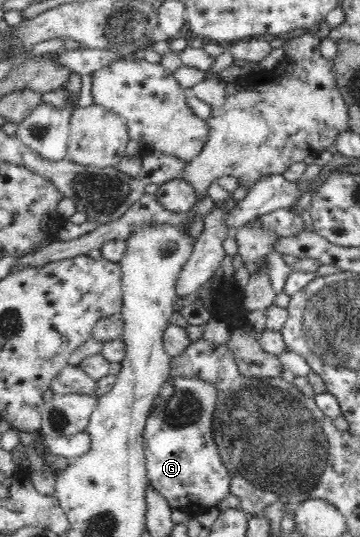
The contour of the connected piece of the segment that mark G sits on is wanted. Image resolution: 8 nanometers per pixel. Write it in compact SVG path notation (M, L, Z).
M177 376L163 386L146 421L143 431L146 475L149 485L163 495L172 509L198 516L230 495L232 478L214 442L212 415L217 389L196 377Z

